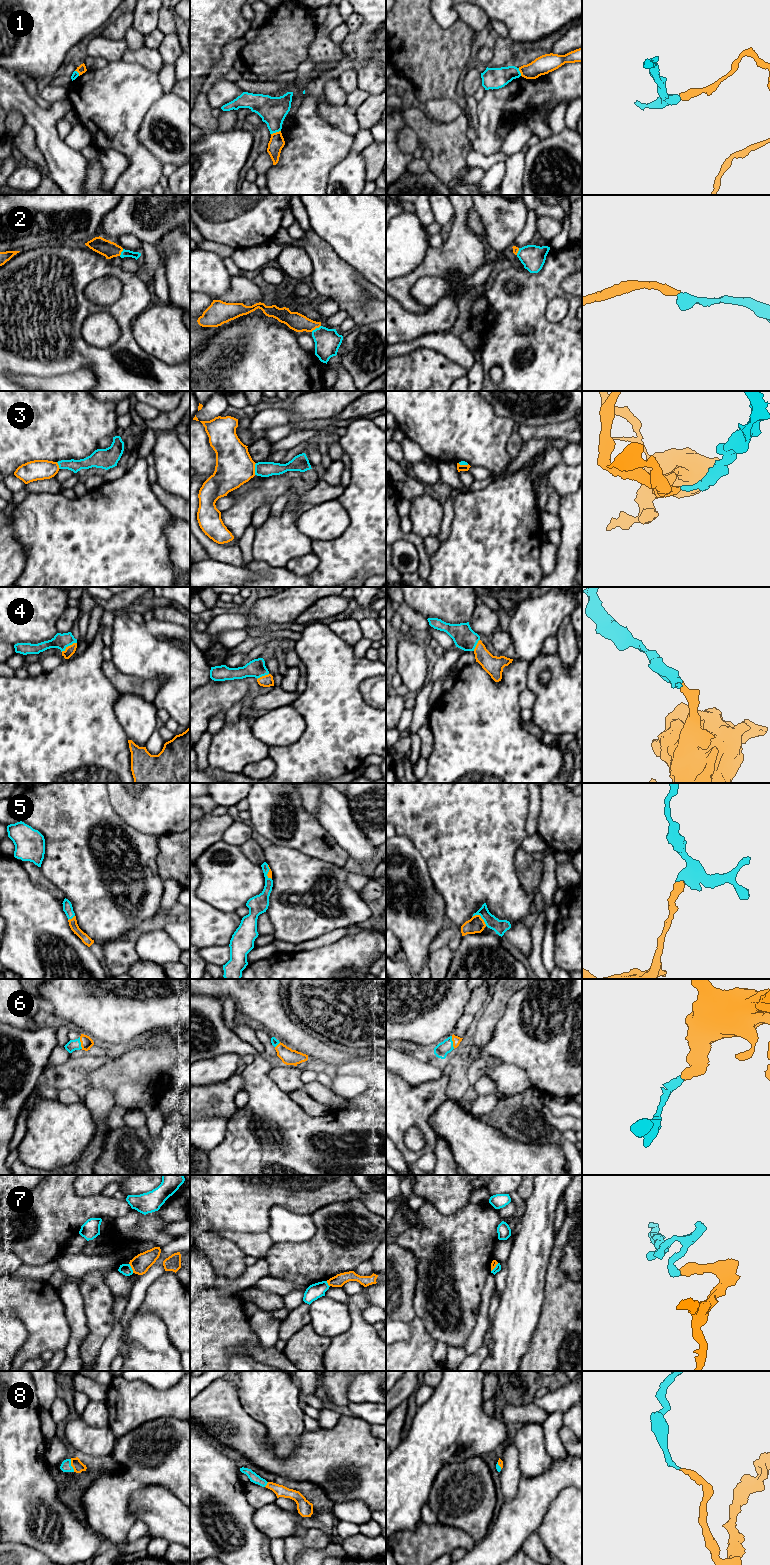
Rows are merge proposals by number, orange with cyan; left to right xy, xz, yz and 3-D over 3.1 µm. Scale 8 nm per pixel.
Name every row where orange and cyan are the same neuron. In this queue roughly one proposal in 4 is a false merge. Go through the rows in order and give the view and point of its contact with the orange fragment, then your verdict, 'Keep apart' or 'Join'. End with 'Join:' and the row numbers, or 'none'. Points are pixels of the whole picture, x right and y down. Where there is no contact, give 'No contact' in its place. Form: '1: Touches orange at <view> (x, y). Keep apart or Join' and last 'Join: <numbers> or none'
1: Touches orange at xz (276, 132). Keep apart
2: Touches orange at xz (315, 328). Join
3: Touches orange at xz (254, 469). Keep apart
4: Touches orange at xy (68, 646). Join
5: Touches orange at yz (480, 917). Join
6: Touches orange at yz (453, 1042). Join
7: Touches orange at xy (131, 1267). Keep apart
8: Touches orange at xy (71, 1465). Join
Join: 2, 4, 5, 6, 8

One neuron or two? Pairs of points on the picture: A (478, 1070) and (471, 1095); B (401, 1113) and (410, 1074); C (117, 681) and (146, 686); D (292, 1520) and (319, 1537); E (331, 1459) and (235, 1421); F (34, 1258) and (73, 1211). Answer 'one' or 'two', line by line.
A: one
B: two
C: one
D: two
E: one
F: one

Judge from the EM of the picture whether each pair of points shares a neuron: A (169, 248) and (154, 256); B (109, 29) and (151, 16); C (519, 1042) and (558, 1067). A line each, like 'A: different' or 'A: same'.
A: different
B: different
C: same

